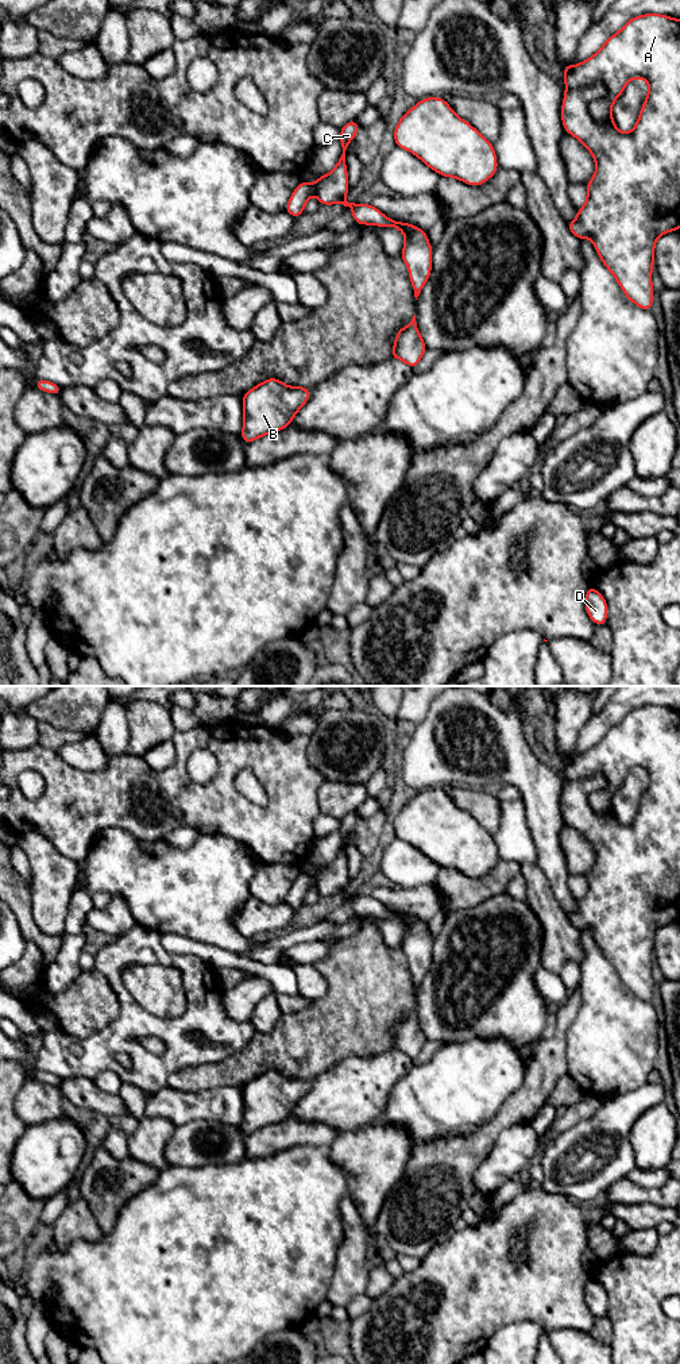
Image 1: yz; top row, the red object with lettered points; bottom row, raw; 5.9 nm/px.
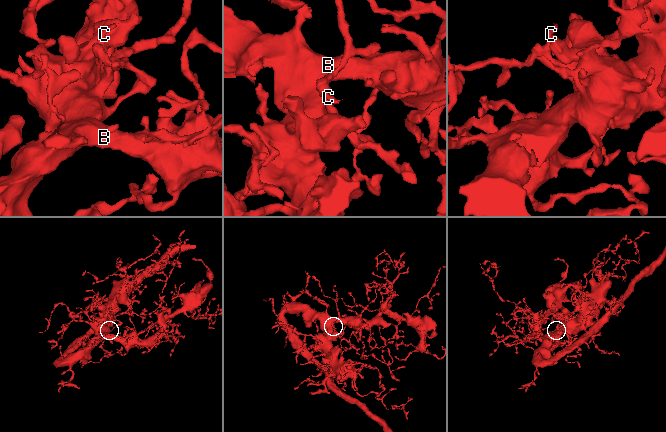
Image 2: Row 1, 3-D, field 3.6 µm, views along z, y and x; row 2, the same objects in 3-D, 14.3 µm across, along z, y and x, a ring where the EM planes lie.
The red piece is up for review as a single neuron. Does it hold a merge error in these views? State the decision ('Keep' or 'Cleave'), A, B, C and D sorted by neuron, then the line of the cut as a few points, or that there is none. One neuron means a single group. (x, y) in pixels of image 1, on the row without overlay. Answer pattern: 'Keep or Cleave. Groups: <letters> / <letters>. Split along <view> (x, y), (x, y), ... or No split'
Keep. Groups: A B C D. No split

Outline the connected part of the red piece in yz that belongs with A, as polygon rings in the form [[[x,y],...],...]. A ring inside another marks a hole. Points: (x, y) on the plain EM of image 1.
[[[660,705],[634,708],[594,747],[572,760],[569,758],[571,754],[563,756],[565,785],[561,813],[564,822],[590,841],[596,860],[586,876],[586,895],[577,901],[575,913],[565,914],[579,932],[592,932],[600,952],[626,989],[641,1001],[650,1002],[654,936],[661,926],[680,921],[680,712]],[[633,770],[648,772],[649,782],[634,820],[622,824],[614,814],[611,799]]]

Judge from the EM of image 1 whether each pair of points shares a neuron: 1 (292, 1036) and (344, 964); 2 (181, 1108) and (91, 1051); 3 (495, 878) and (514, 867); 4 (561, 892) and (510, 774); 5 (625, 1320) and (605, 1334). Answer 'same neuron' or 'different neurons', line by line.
1: same neuron
2: different neurons
3: same neuron
4: same neuron
5: different neurons

